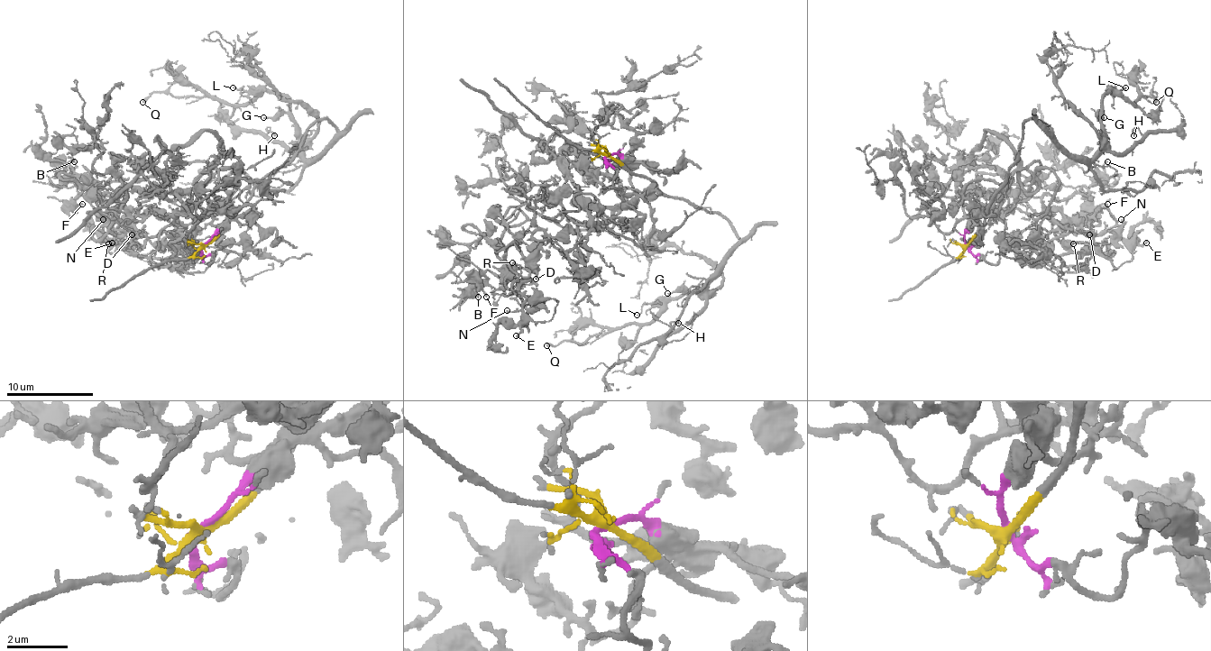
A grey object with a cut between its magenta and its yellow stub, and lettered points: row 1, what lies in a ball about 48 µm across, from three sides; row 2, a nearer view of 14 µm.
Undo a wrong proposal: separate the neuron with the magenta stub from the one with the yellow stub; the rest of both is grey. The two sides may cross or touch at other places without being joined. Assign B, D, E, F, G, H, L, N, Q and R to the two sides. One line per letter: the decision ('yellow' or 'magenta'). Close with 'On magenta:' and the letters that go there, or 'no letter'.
B: magenta
D: magenta
E: magenta
F: magenta
G: yellow
H: yellow
L: yellow
N: magenta
Q: yellow
R: magenta
On magenta: B, D, E, F, N, R

